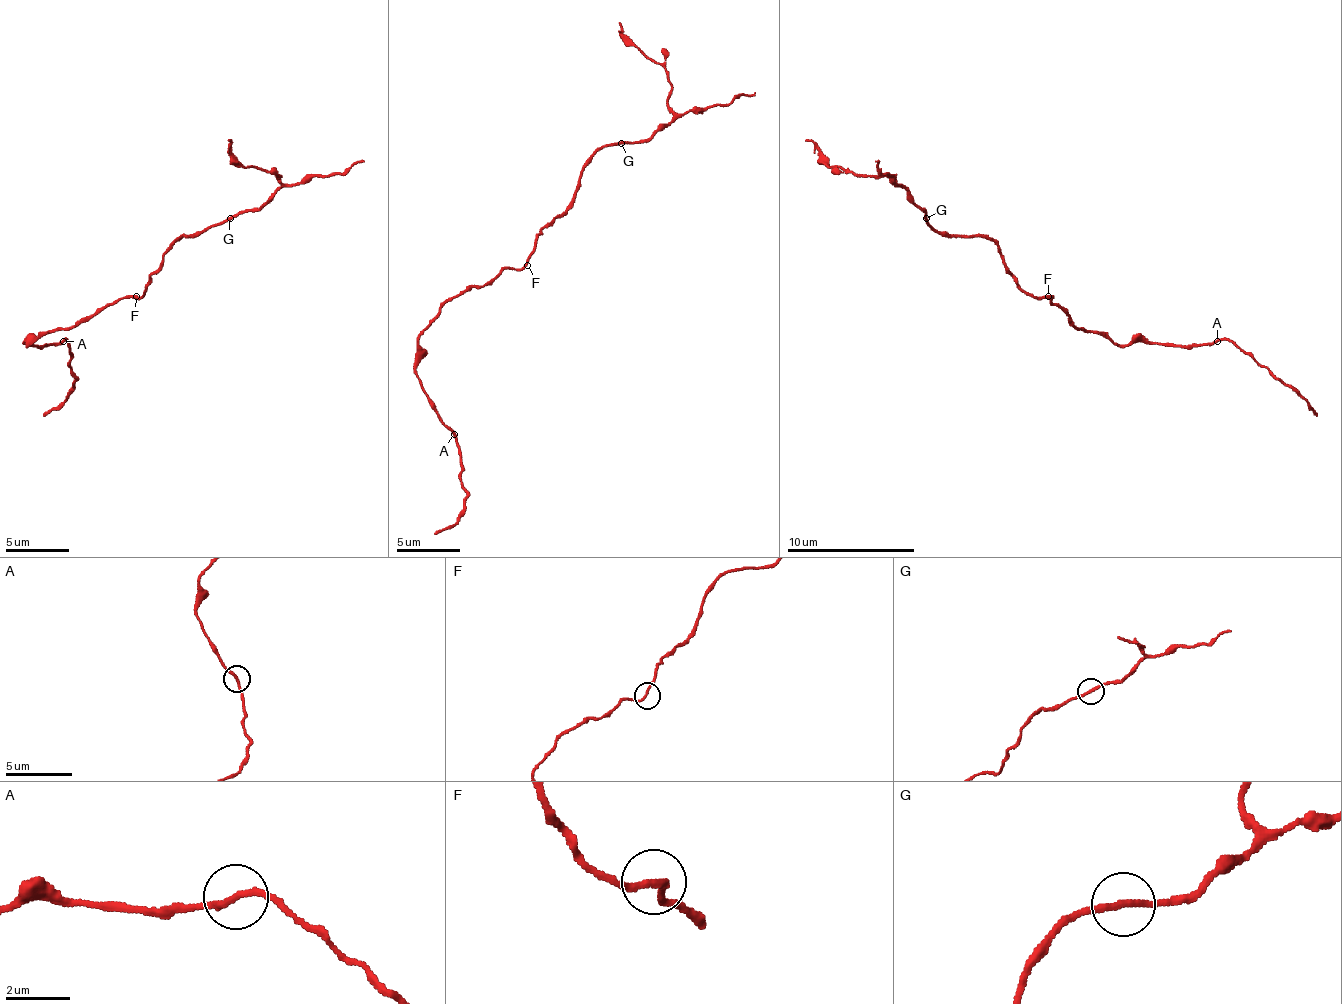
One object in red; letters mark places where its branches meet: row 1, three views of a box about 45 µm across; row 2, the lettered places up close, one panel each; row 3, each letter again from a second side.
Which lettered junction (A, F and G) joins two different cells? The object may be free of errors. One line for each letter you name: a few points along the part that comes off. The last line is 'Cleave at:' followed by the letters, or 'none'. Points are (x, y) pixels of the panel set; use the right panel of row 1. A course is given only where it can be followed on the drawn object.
G: (927, 219), (923, 210), (885, 175), (856, 175), (831, 168), (815, 146), (805, 140)
Cleave at: G

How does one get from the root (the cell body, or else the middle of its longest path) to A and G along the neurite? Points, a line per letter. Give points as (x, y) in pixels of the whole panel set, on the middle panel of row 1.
A: (524, 265), (505, 268), (480, 287), (457, 293), (419, 338), (419, 386), (454, 434)
G: (524, 265), (534, 249), (534, 239), (569, 204), (582, 166), (598, 150), (610, 144), (620, 144)

